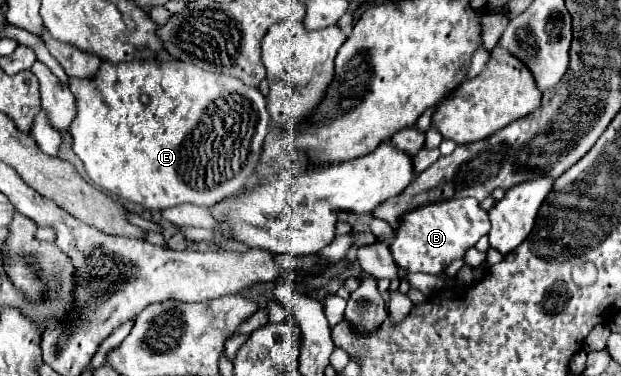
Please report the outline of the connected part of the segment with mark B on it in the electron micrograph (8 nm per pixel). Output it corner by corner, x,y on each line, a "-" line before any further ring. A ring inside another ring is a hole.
474,198
438,200
400,216
394,242
390,244
390,252
396,264
402,266
406,272
442,274
452,260
462,258
470,246
474,246
484,234
488,234
488,230
490,218
488,212
480,208
478,200

